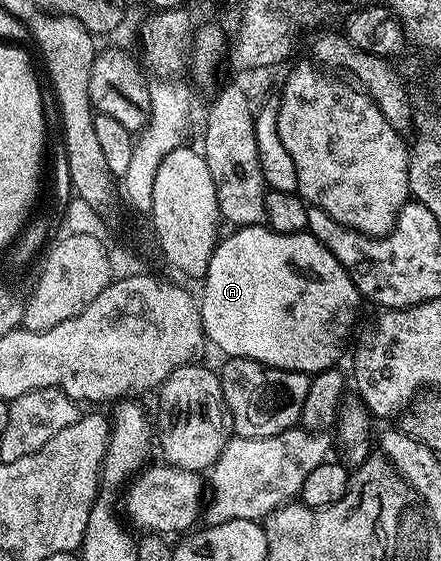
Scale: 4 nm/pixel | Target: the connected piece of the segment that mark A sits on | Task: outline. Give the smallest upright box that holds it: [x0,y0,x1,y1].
[198,225,361,376]

